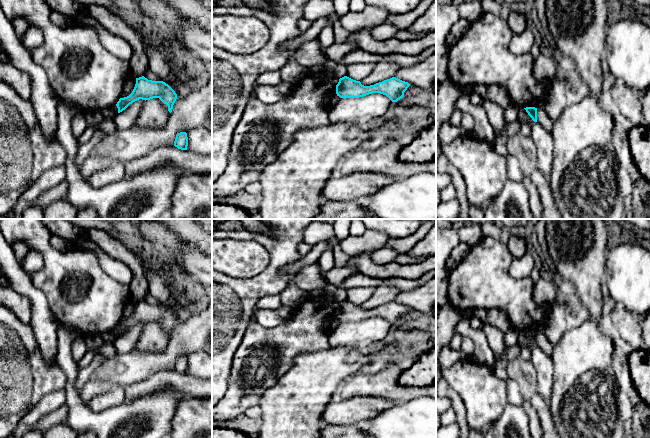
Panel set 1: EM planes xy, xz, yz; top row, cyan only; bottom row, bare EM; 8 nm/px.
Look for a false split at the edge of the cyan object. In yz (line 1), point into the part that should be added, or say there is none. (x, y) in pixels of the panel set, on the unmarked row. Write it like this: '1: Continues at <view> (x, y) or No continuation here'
1: No continuation here

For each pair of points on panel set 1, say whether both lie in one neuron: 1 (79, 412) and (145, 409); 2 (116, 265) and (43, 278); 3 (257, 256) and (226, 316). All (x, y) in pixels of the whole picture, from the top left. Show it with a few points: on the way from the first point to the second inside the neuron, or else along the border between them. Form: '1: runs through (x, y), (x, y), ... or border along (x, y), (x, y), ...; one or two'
1: runs through (95, 419), (122, 419), (129, 416); one
2: border along (88, 248), (96, 254), (100, 266), (120, 282); two
3: border along (267, 266), (250, 277), (230, 277), (223, 273); two

